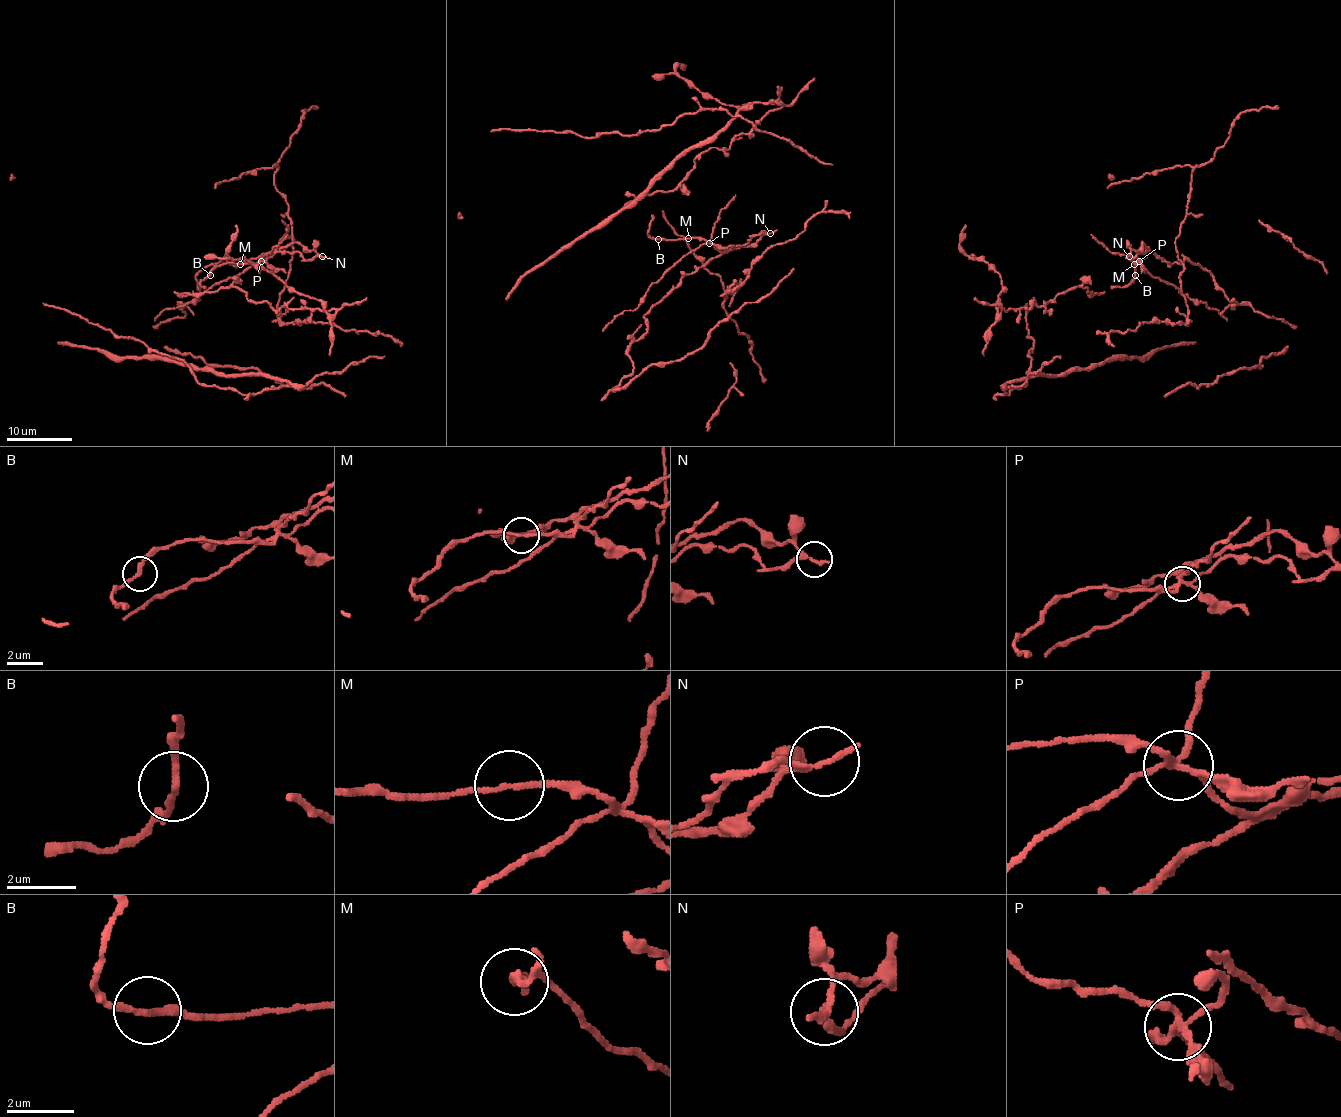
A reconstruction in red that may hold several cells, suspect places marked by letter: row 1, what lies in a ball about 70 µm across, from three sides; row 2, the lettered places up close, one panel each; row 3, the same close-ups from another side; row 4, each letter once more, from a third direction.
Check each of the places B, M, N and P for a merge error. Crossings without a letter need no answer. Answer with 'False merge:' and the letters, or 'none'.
False merge: N, P

